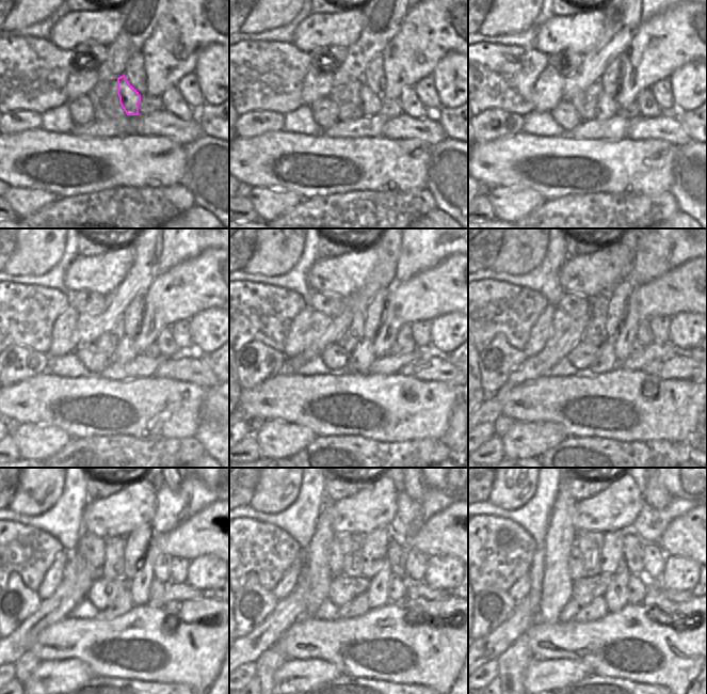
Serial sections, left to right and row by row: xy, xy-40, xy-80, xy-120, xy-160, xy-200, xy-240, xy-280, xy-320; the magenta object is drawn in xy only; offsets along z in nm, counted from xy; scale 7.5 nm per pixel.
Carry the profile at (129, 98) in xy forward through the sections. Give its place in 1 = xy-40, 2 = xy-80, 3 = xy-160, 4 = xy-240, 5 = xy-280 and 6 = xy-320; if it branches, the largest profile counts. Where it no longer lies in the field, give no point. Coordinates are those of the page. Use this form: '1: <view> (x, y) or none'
1: xy-40 (370, 103)
2: xy-80 (607, 107)
3: xy-160 (360, 359)
4: xy-240 (122, 604)
5: xy-280 (358, 606)
6: xy-320 (596, 610)

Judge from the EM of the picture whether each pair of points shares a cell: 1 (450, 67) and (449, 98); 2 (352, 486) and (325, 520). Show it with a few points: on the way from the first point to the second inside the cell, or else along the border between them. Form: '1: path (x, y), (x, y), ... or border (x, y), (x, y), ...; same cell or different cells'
1: path (450, 75), (450, 91); same cell
2: border (326, 499), (332, 502); different cells

